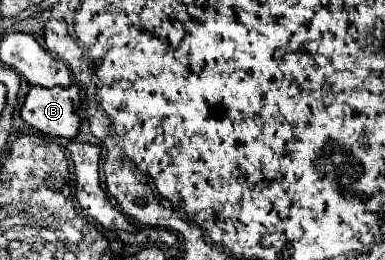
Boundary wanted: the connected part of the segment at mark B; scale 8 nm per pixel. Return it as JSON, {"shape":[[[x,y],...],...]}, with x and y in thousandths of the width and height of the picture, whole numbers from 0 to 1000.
{"shape":[[[78,338],[52,415],[57,462],[119,523],[192,531],[208,492],[208,454],[192,415],[208,400],[208,338]]]}

